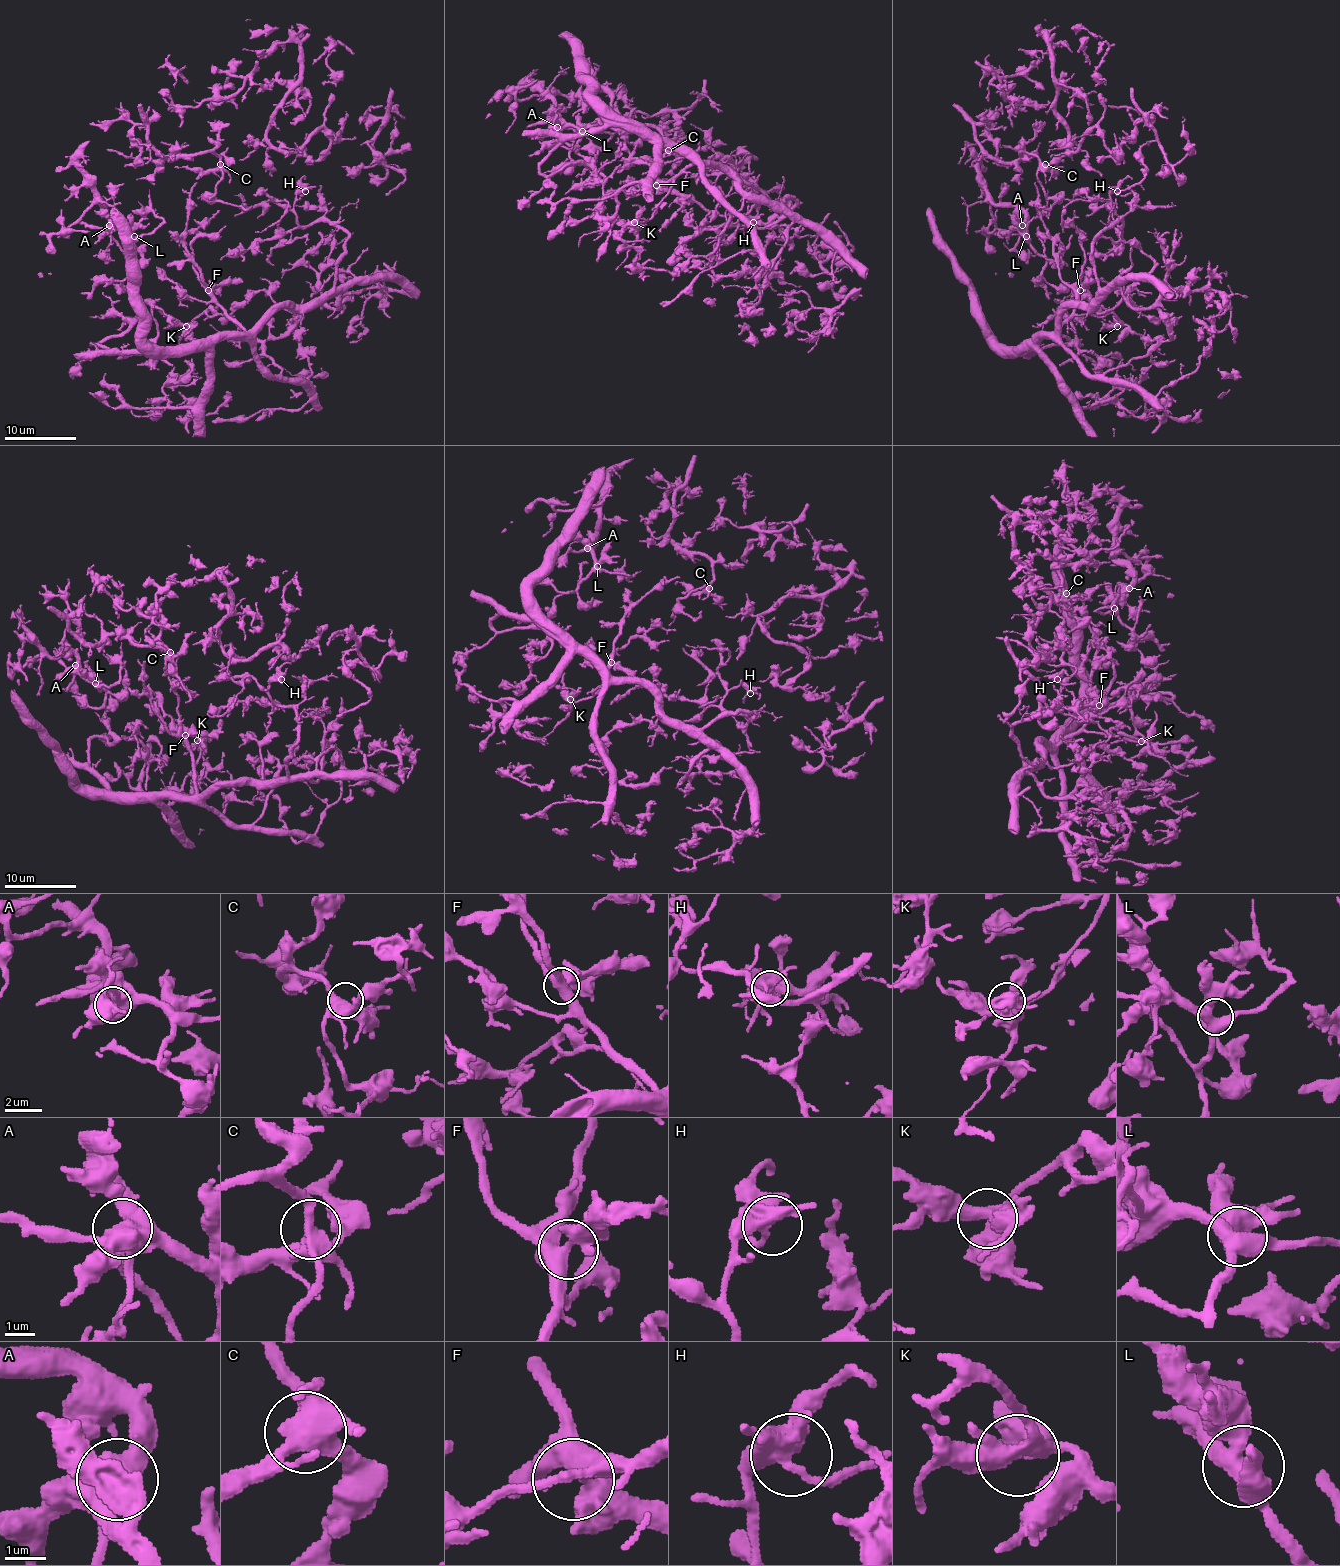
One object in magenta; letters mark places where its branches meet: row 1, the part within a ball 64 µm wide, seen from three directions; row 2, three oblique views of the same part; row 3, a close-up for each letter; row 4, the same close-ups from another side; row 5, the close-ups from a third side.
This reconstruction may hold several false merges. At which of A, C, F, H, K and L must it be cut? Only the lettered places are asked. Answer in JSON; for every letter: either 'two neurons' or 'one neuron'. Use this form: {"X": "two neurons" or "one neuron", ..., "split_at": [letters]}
{"A": "one neuron", "C": "one neuron", "F": "one neuron", "H": "one neuron", "K": "one neuron", "L": "one neuron", "split_at": []}

